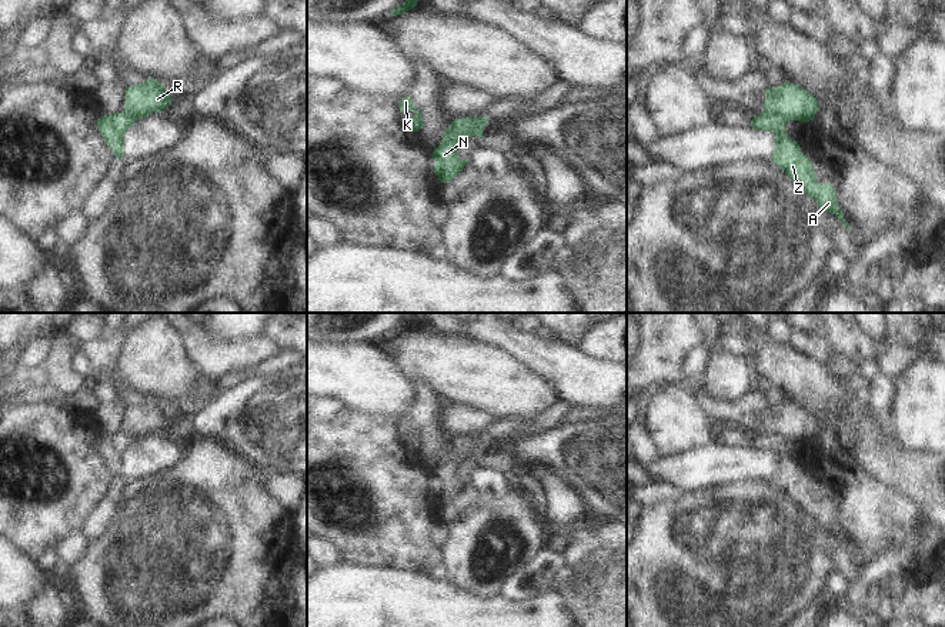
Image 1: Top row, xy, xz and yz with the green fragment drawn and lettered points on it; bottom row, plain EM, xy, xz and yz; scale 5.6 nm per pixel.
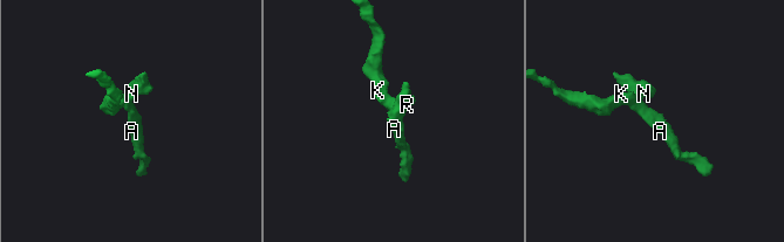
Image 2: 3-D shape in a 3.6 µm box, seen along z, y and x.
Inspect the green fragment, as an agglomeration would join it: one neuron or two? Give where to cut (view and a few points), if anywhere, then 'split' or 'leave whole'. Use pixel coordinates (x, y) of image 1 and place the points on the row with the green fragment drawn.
cut in yz along (764, 112), (777, 112), (788, 120); split

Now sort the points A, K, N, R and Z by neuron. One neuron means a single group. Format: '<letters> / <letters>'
A K Z / N R

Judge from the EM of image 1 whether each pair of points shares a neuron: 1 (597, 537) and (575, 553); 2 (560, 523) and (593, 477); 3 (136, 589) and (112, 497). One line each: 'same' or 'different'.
1: same
2: different
3: different

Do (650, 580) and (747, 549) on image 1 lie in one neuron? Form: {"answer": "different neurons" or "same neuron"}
{"answer": "same neuron"}

